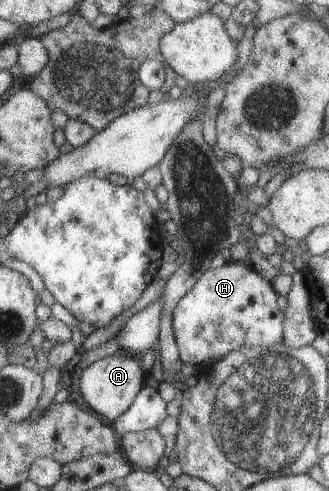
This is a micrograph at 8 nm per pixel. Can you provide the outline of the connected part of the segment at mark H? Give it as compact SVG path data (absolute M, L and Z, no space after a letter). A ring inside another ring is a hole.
M228 259L217 268L209 267L195 284L174 306L171 313L171 328L181 363L199 367L202 362L218 361L226 352L242 346L259 348L278 347L282 344L283 313L276 306L277 293L271 283L262 279L249 262Z

